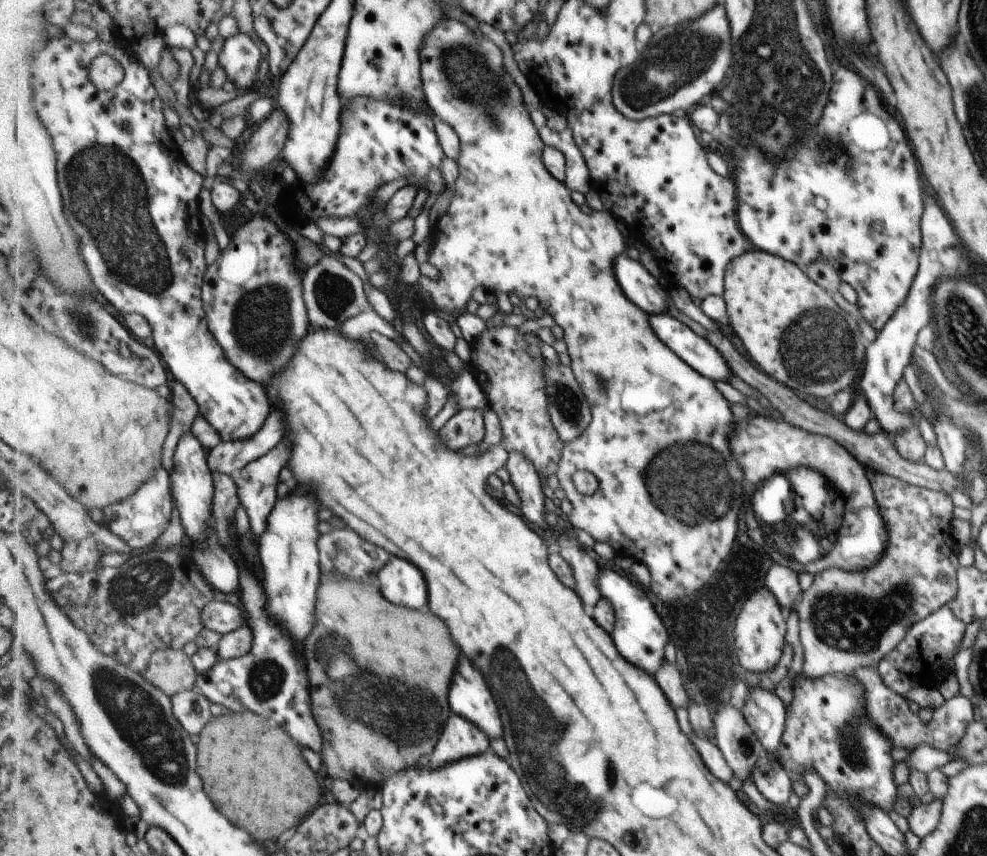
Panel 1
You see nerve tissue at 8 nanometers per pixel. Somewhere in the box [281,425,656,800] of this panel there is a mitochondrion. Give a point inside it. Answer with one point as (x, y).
(330, 649)

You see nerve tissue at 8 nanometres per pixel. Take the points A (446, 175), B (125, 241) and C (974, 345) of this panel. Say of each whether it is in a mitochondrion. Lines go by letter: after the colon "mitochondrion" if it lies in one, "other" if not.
A: other
B: mitochondrion
C: mitochondrion

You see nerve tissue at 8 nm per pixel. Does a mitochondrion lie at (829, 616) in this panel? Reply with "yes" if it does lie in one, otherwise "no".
yes

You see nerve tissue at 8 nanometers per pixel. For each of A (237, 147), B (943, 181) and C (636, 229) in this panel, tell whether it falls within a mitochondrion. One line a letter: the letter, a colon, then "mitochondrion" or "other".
A: other
B: other
C: other

